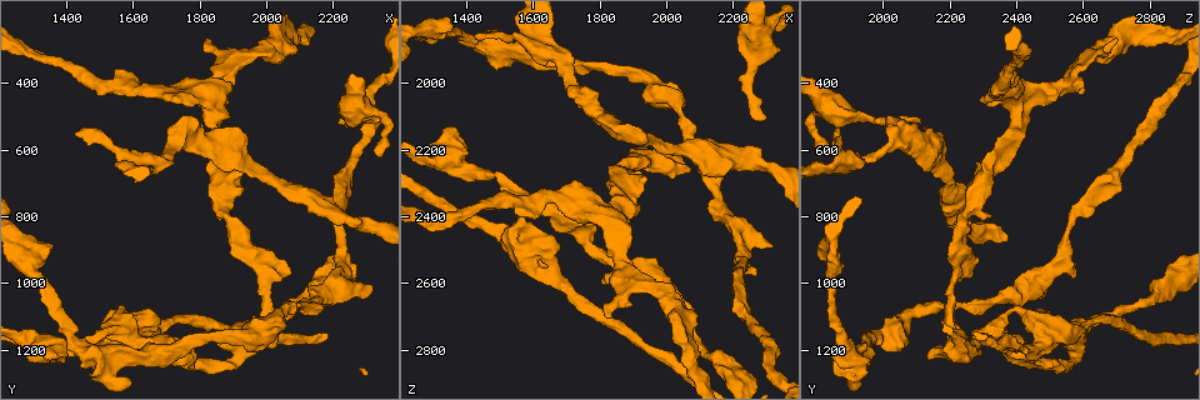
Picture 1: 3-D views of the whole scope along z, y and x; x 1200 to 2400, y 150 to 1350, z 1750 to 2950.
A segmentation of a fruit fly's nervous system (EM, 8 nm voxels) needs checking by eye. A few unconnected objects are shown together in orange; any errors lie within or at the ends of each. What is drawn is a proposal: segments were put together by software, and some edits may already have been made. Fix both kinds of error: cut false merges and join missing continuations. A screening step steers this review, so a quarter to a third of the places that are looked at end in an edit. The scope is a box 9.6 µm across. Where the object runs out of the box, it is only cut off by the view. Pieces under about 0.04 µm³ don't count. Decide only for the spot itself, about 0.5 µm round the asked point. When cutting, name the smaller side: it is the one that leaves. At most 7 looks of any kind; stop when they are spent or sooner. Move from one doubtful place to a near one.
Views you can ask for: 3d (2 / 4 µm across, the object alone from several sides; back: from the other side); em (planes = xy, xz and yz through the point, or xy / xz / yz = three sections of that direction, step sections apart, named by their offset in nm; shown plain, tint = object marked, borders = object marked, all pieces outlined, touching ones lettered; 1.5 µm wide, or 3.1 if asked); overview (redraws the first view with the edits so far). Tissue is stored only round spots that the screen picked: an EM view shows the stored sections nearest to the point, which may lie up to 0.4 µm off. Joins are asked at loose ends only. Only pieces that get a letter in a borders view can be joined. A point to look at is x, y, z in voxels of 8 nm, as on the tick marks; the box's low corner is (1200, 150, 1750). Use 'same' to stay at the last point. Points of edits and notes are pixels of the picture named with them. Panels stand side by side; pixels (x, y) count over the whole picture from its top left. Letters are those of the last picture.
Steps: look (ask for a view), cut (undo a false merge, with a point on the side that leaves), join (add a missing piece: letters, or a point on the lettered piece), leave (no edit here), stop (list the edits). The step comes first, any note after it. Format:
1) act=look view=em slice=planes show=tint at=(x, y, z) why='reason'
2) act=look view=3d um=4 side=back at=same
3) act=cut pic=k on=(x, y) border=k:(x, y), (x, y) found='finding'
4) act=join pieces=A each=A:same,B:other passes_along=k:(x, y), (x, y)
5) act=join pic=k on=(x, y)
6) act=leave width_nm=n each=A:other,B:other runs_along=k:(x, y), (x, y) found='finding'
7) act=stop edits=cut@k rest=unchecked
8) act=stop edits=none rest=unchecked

act=look view=em slice=planes show=borders at=(1430, 550, 1850) why='tapers out'

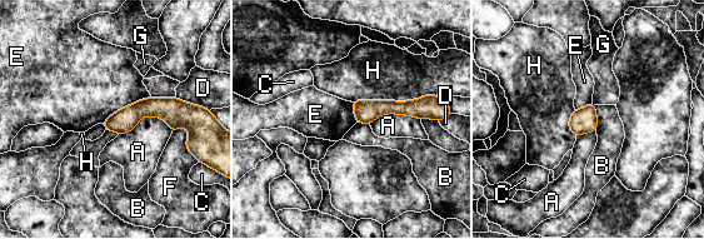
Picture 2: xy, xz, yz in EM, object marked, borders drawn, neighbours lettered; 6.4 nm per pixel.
act=leave width_nm=150 each=A:other,B:other,C:other,D:other,E:other,F:other,G:other,H:other border=2:(435, 94), (403, 101), (352, 101) found='no lettered piece goes on from it'

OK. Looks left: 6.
act=look view=em slice=yz step=4 show=borders at=(1860, 680, 2310) why='calibre changes'

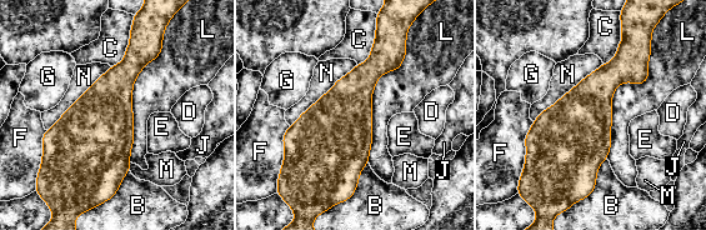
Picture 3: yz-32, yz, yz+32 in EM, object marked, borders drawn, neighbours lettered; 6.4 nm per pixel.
act=look view=em slice=planes show=borders at=same why='cut it another way'

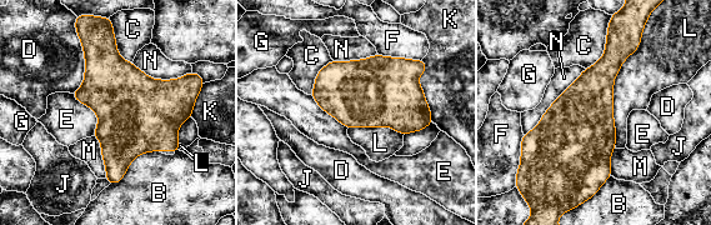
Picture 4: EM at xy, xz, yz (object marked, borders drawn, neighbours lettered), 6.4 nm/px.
act=leave width_nm=440 each=B:other,C:other,D:other,E:other,F:other,G:other,J:other,K:other,L:other,M:other,N:other border=4:(70, 94), (95, 113), (94, 135) found='continuous, no second cell'

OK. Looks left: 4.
act=look view=3d um=4 at=(1330, 1230, 2140) why='free end'

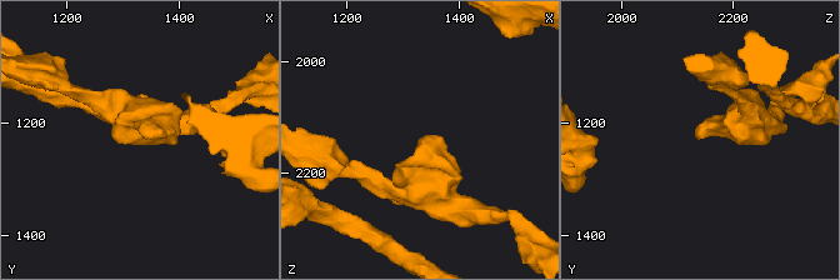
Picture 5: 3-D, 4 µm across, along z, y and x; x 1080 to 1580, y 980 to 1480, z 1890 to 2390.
act=look view=em slice=planes show=tint at=(1335, 1230, 2140) why='need the tissue'

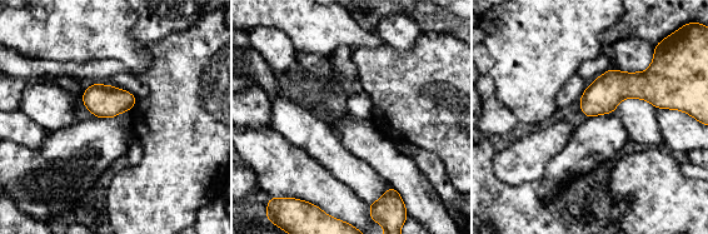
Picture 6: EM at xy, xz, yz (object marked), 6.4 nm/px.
act=look view=em slice=planes show=borders at=same

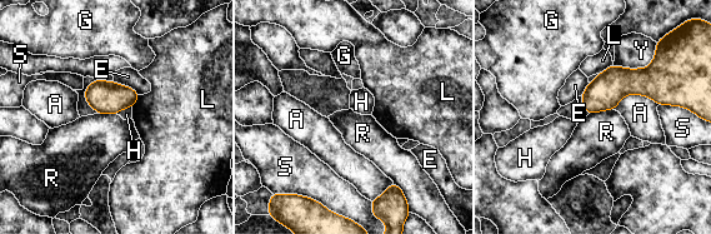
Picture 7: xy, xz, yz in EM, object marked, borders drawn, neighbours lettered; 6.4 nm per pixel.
act=leave each=A:other,E:other,G:other,H:other,L:other,R:other,S:other,Y:other border=7:(612, 108), (589, 114) found='no lettered piece goes on from it'

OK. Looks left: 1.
act=stop edits=none rest=unchecked

